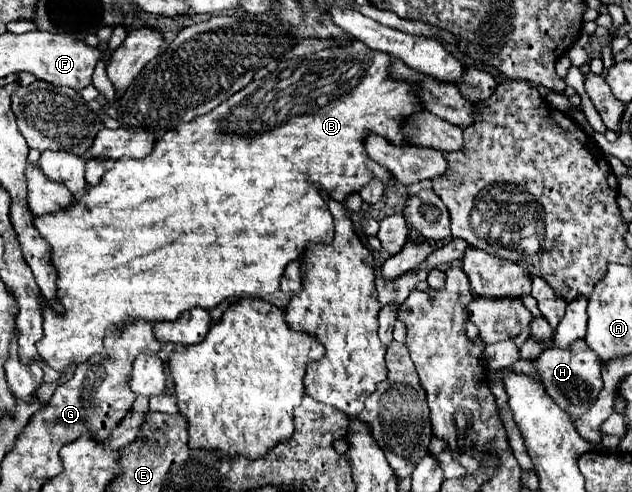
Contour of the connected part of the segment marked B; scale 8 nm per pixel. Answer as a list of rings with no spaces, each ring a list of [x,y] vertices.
[[[355,41],[353,45],[347,47],[331,47],[317,53],[309,53],[305,57],[289,59],[281,63],[273,71],[273,75],[251,81],[245,89],[237,91],[233,97],[223,101],[217,109],[209,111],[207,115],[201,115],[191,123],[181,123],[175,129],[169,129],[161,139],[155,141],[153,153],[149,153],[149,157],[143,159],[123,157],[121,161],[113,161],[107,173],[101,177],[101,181],[97,185],[89,185],[83,193],[79,193],[79,199],[75,199],[69,207],[57,213],[33,217],[33,225],[37,227],[41,237],[49,243],[51,265],[57,271],[57,295],[53,301],[65,309],[63,313],[57,313],[51,307],[51,301],[47,301],[43,295],[37,297],[39,305],[43,307],[43,319],[45,319],[45,335],[41,341],[37,341],[37,351],[41,355],[41,361],[51,365],[59,373],[65,373],[69,367],[85,363],[95,353],[107,357],[103,349],[103,337],[109,327],[125,327],[133,321],[149,321],[149,323],[177,321],[181,313],[193,307],[213,309],[215,305],[219,305],[229,297],[267,297],[273,291],[277,291],[283,269],[291,261],[301,257],[307,243],[329,243],[333,239],[333,217],[327,205],[323,203],[319,189],[325,189],[337,201],[345,201],[347,195],[359,191],[373,175],[385,181],[389,181],[391,177],[391,173],[385,167],[377,165],[367,157],[363,147],[365,133],[373,131],[401,145],[403,141],[407,141],[399,131],[401,121],[413,111],[419,111],[421,107],[417,103],[417,97],[409,93],[407,81],[389,79],[387,65],[389,65],[389,57],[385,53],[365,47],[361,41]]]

